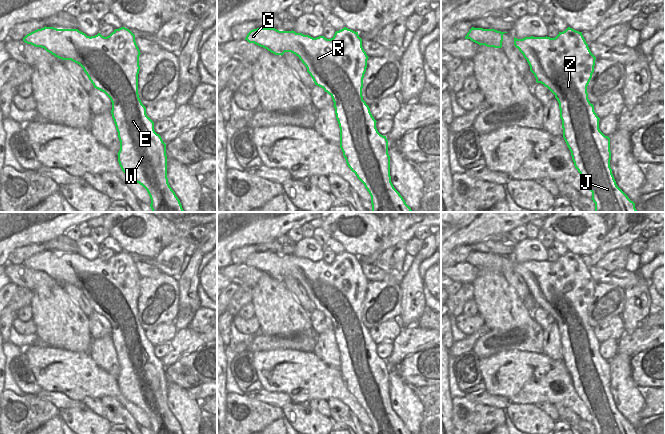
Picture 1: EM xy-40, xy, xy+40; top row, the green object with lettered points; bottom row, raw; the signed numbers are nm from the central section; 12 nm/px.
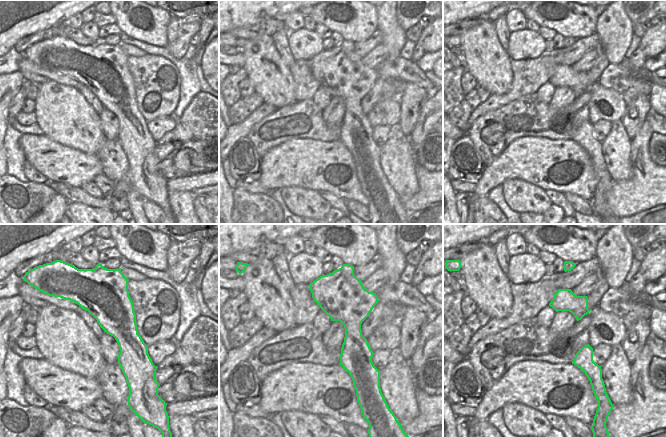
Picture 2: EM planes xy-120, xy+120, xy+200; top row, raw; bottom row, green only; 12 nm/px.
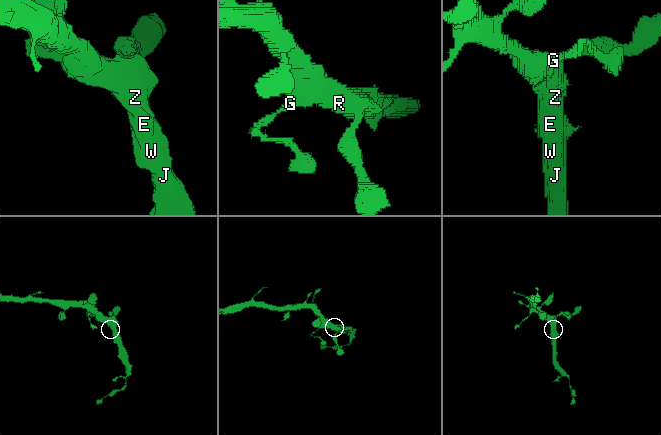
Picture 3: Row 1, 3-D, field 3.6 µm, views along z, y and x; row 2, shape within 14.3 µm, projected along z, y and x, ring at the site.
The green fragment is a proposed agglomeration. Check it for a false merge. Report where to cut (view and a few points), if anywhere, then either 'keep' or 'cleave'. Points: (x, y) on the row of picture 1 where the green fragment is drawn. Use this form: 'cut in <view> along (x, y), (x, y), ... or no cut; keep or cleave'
no cut; keep

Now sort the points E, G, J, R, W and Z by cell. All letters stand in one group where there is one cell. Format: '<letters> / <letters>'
E G J R W Z

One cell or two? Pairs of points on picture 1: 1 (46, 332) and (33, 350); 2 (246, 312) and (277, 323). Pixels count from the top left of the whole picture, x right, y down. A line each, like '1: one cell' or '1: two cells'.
1: two cells
2: two cells

